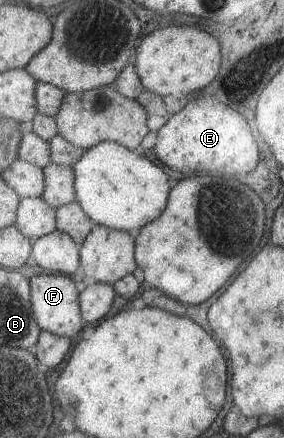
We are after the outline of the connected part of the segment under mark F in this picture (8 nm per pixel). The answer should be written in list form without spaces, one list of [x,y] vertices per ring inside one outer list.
[[[66,274],[34,276],[30,280],[34,313],[40,327],[69,338],[78,335],[87,323],[84,321],[82,309],[80,309],[81,295],[78,293],[79,287],[76,287],[76,281]]]

